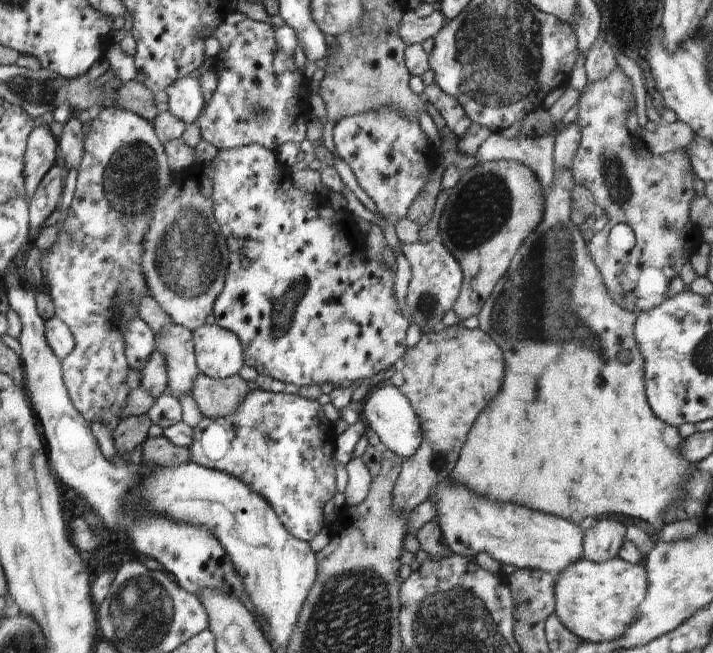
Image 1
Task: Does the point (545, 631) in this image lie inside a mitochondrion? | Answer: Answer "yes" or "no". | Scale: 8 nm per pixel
no

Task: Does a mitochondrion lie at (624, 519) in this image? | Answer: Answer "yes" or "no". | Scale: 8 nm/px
no

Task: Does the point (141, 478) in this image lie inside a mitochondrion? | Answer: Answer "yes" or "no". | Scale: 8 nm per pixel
no

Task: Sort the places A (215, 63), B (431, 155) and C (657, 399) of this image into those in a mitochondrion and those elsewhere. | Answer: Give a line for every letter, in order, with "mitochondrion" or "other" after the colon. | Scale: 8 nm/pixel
A: other
B: other
C: other

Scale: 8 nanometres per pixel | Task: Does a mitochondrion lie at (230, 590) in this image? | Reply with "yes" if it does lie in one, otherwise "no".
no

